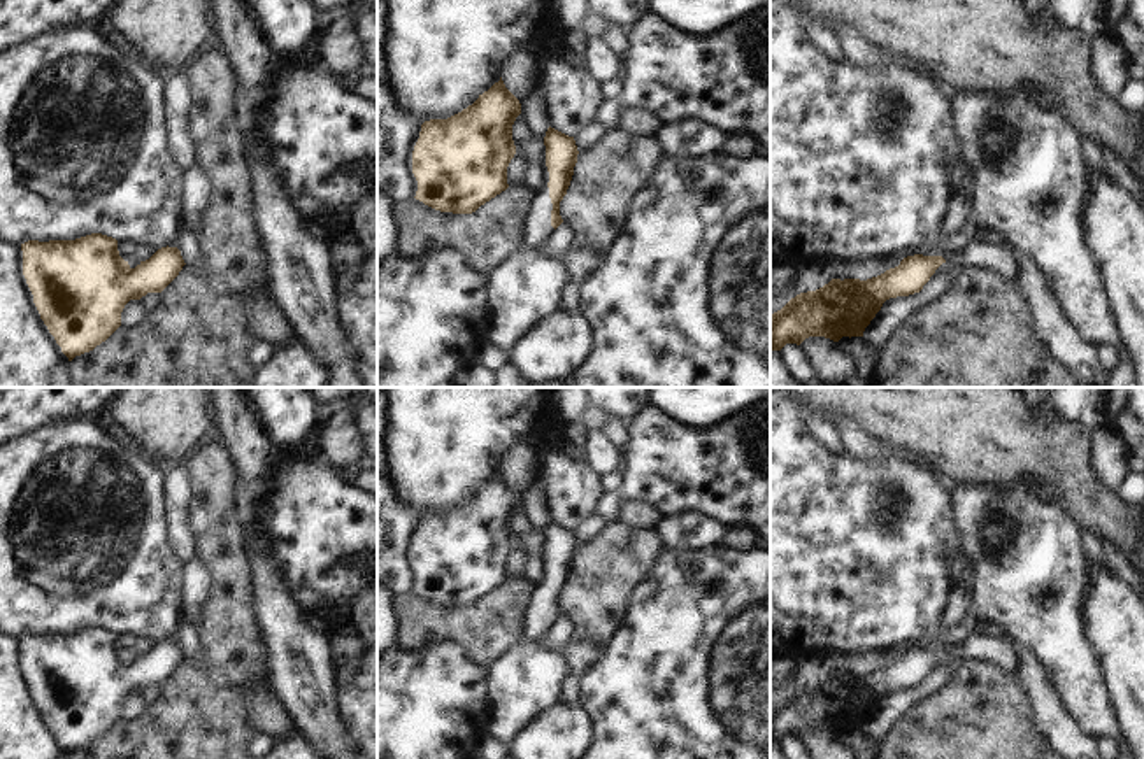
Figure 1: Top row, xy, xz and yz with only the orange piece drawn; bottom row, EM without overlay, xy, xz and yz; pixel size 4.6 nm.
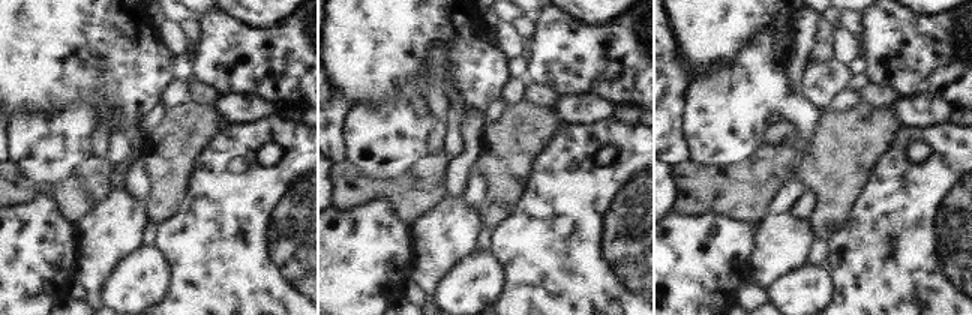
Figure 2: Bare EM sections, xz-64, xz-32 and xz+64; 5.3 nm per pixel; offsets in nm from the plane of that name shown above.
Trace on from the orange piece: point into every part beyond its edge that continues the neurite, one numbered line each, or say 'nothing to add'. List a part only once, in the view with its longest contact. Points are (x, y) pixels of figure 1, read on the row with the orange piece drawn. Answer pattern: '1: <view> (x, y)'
1: xz (537, 225).

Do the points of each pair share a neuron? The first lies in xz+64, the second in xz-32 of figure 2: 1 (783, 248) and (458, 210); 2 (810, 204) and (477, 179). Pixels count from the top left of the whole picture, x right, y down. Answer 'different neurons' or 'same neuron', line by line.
1: same neuron
2: same neuron

